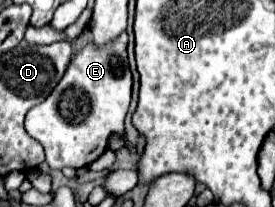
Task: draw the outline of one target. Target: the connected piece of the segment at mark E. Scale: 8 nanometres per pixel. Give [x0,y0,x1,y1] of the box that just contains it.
[26,33,132,169]

